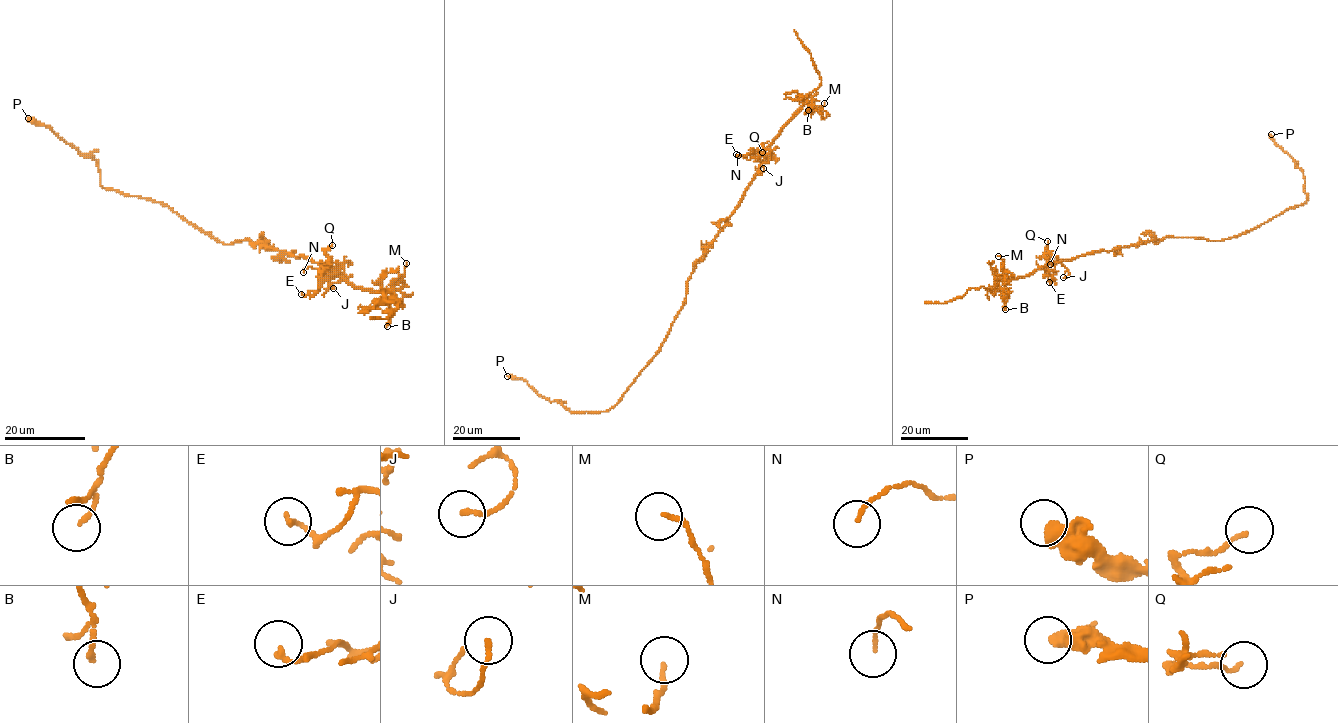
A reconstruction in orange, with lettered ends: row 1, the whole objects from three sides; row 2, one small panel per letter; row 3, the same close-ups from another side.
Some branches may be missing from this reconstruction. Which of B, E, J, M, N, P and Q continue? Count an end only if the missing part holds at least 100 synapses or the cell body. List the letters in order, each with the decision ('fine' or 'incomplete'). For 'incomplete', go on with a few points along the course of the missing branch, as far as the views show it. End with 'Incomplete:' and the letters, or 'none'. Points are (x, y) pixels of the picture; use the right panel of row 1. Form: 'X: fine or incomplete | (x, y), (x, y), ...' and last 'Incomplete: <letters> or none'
B: fine
E: fine
J: fine
M: fine
N: fine
P: fine
Q: fine
Incomplete: none

